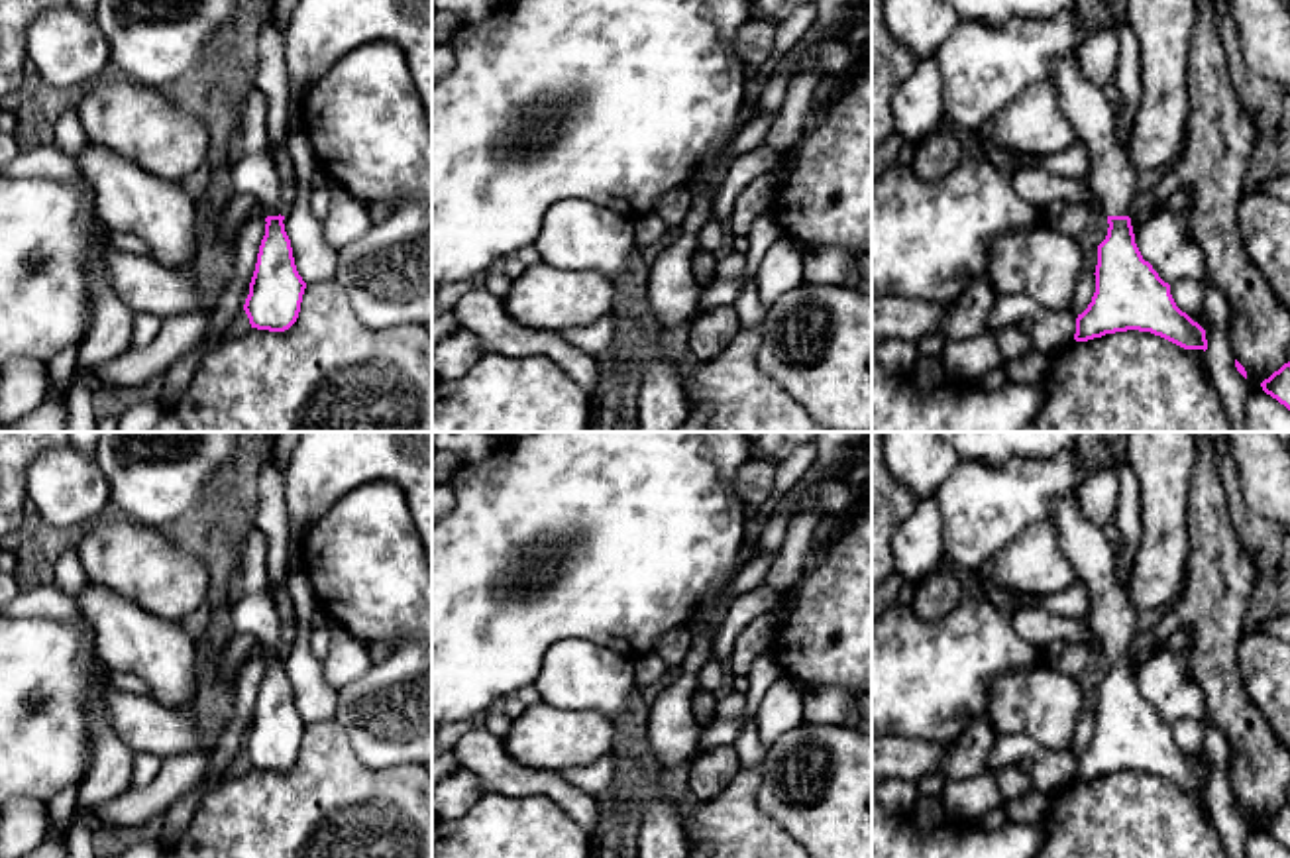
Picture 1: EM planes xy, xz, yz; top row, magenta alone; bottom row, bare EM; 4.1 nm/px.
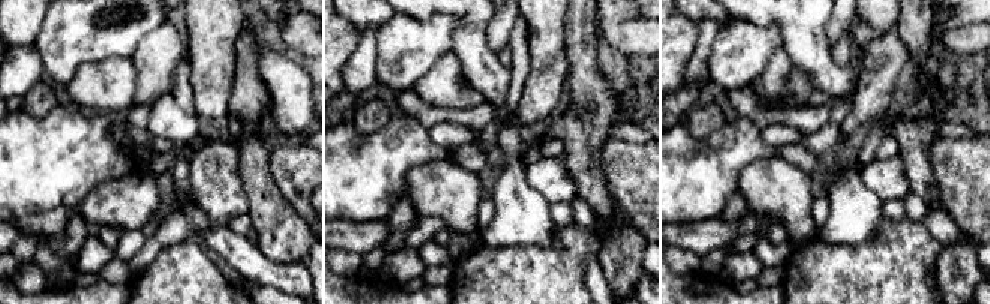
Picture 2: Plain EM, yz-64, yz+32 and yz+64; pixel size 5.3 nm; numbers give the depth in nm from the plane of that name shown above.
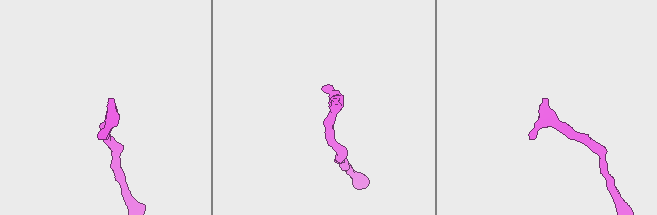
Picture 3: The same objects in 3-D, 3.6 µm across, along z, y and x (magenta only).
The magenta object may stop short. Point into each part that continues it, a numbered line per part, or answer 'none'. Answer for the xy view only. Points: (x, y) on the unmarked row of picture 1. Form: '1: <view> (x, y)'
1: xy (256, 615)

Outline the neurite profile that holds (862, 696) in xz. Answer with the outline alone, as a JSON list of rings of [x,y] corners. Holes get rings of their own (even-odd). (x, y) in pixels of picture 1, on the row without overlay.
[[[850,689],[856,697],[856,711],[860,717],[858,728],[872,736],[872,689]]]

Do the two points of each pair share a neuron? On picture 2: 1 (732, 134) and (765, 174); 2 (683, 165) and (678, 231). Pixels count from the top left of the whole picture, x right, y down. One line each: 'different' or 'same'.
1: different
2: different

